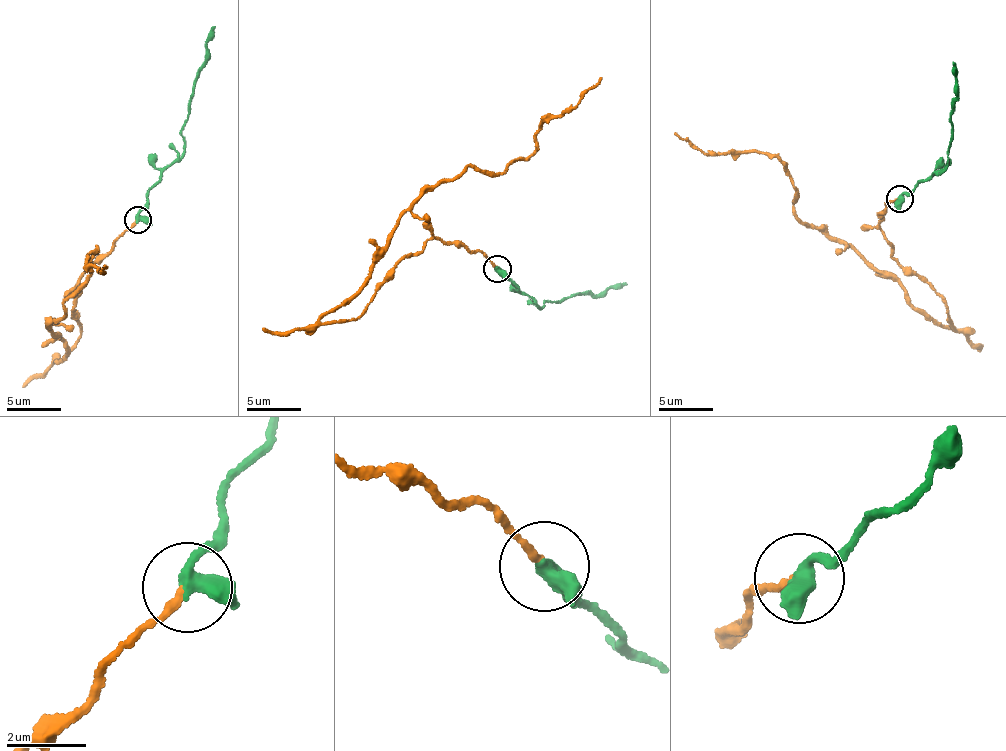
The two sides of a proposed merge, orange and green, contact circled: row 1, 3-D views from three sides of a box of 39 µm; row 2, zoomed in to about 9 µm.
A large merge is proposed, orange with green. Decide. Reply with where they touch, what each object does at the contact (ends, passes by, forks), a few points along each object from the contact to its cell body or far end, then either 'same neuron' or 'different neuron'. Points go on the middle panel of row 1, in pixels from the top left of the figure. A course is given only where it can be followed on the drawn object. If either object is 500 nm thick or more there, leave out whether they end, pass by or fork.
(497, 268) | orange ends | green passes by | orange via (497, 267), (433, 237), (358, 318), (321, 321), (400, 213), (523, 158), (601, 78) | green via (497, 269), (541, 308), (547, 299), (555, 303), (577, 292), (596, 294), (614, 284), (627, 284) | same neuron

